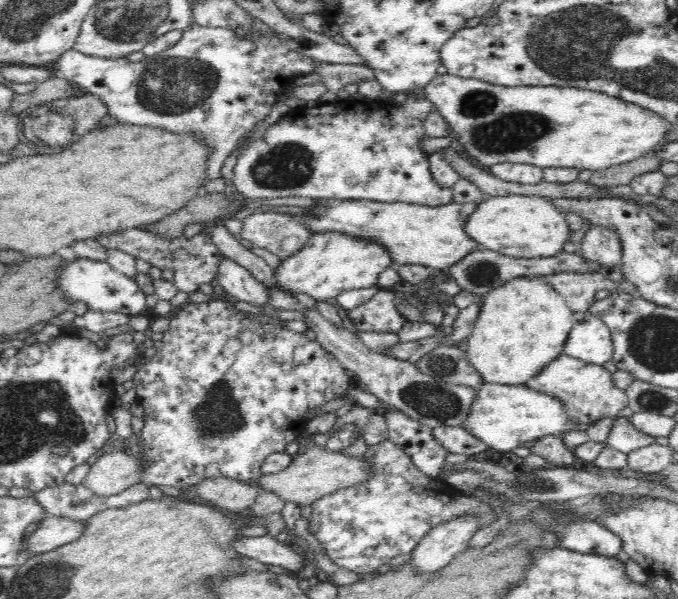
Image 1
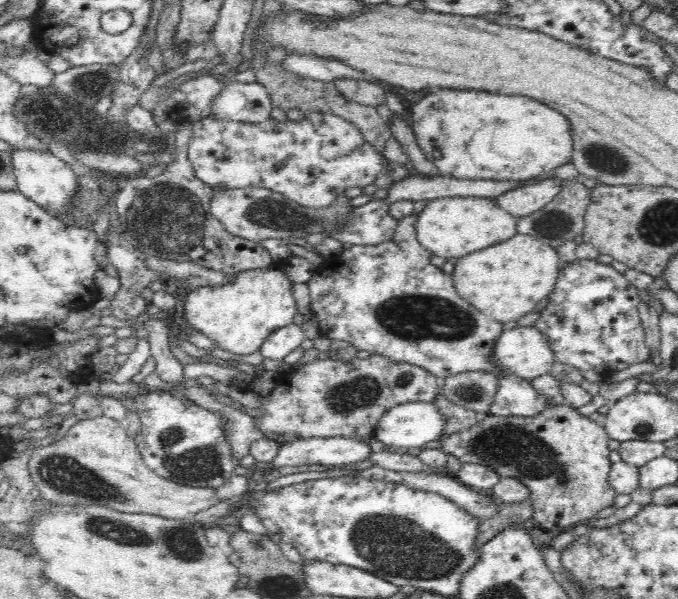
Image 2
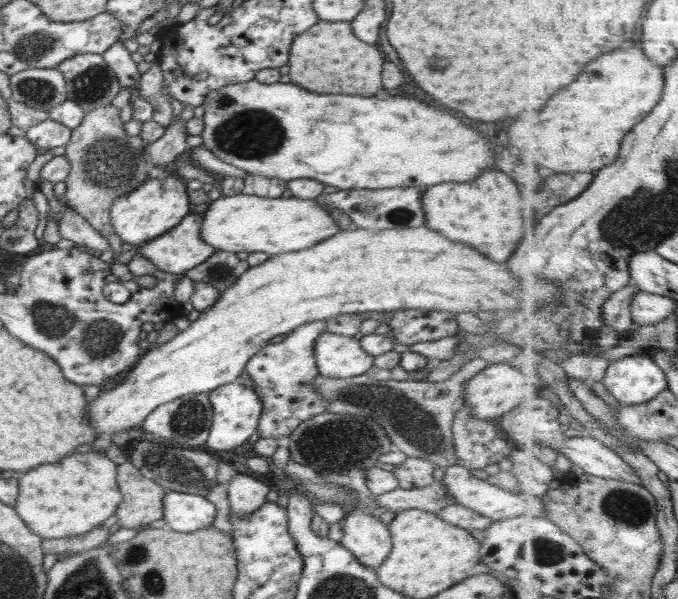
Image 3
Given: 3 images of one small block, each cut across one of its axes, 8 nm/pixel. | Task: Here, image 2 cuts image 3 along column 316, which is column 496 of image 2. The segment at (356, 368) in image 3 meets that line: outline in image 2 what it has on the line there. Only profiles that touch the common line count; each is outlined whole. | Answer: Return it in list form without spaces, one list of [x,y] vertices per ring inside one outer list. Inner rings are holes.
[[[532,326],[503,330],[493,344],[493,360],[505,374],[526,380],[550,372],[555,362],[549,342]]]

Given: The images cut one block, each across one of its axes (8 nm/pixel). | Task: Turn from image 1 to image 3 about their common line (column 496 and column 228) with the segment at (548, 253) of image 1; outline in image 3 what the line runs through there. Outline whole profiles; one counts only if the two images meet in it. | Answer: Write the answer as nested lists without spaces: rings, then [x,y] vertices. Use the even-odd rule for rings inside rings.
[[[236,194],[234,196],[228,195],[220,195],[218,199],[210,202],[210,204],[207,205],[206,212],[203,213],[203,223],[200,229],[201,239],[210,246],[213,246],[217,251],[226,251],[226,252],[248,252],[250,253],[257,253],[257,252],[267,252],[270,256],[271,255],[277,255],[282,253],[289,253],[289,252],[296,252],[297,250],[304,250],[309,249],[311,246],[317,245],[319,242],[322,242],[323,240],[326,240],[326,238],[330,238],[331,236],[334,236],[337,232],[340,231],[346,231],[341,230],[336,223],[334,223],[334,220],[332,220],[332,217],[329,215],[329,212],[327,209],[324,209],[319,204],[316,204],[315,199],[301,199],[296,197],[289,197],[289,198],[264,198],[254,195],[247,195],[247,194]]]

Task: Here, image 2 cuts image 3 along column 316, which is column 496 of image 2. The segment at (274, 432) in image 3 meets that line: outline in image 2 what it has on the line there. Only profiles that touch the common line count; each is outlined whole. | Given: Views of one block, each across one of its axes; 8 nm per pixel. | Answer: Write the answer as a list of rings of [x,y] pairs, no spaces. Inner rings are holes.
[[[414,212],[406,218],[398,221],[398,226],[394,238],[391,238],[388,242],[380,242],[376,246],[366,246],[366,245],[356,245],[354,244],[351,248],[344,249],[343,252],[337,255],[329,255],[324,258],[324,260],[314,268],[312,278],[307,282],[309,288],[309,296],[311,300],[311,313],[319,321],[320,334],[324,337],[330,338],[331,340],[346,340],[353,344],[354,348],[359,350],[366,350],[370,354],[379,354],[393,360],[394,362],[406,362],[408,364],[420,366],[426,369],[430,374],[433,374],[438,378],[446,378],[458,373],[465,373],[468,371],[486,371],[490,372],[496,377],[498,377],[498,390],[495,394],[495,401],[490,406],[488,414],[498,417],[509,417],[509,416],[519,416],[519,417],[529,417],[541,413],[546,407],[554,405],[554,403],[542,396],[534,387],[531,385],[530,380],[525,378],[520,378],[514,374],[505,374],[501,370],[501,366],[495,364],[493,360],[493,344],[496,342],[500,333],[504,330],[502,323],[494,321],[493,319],[485,316],[476,307],[473,307],[466,299],[462,298],[455,289],[455,284],[453,277],[451,275],[445,274],[441,268],[435,267],[430,263],[430,256],[433,255],[429,250],[426,250],[420,242],[418,242],[416,236],[416,221],[417,215]]]

